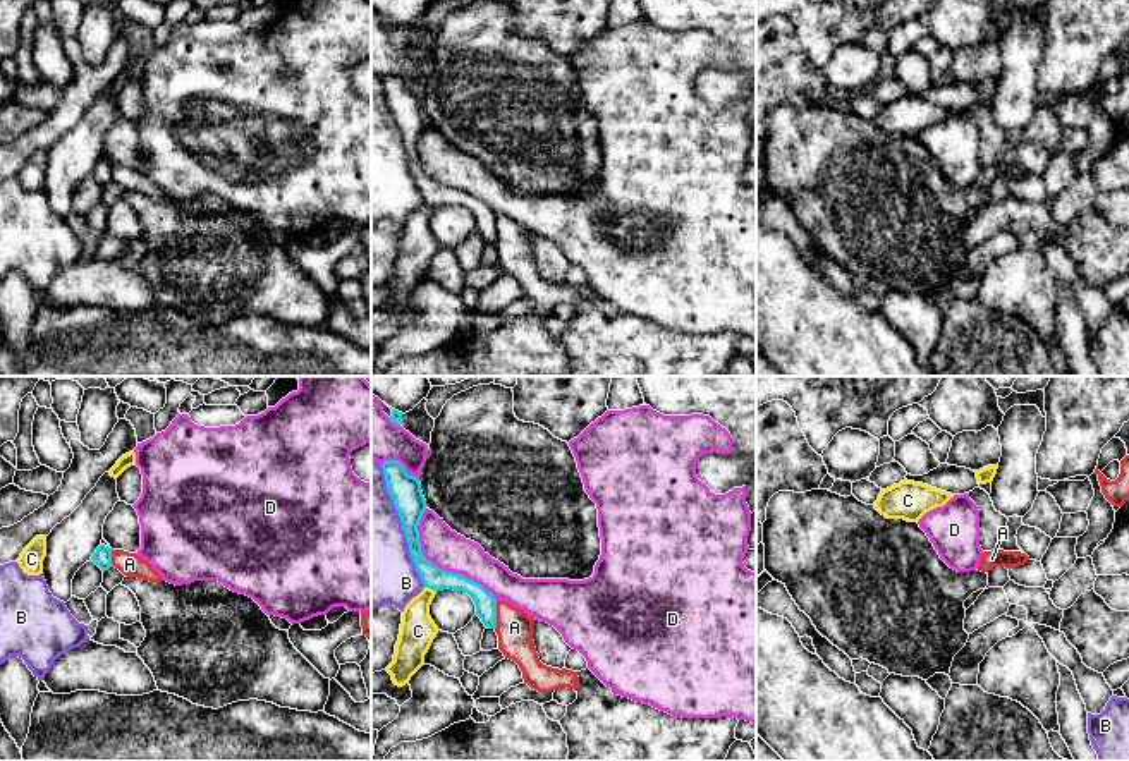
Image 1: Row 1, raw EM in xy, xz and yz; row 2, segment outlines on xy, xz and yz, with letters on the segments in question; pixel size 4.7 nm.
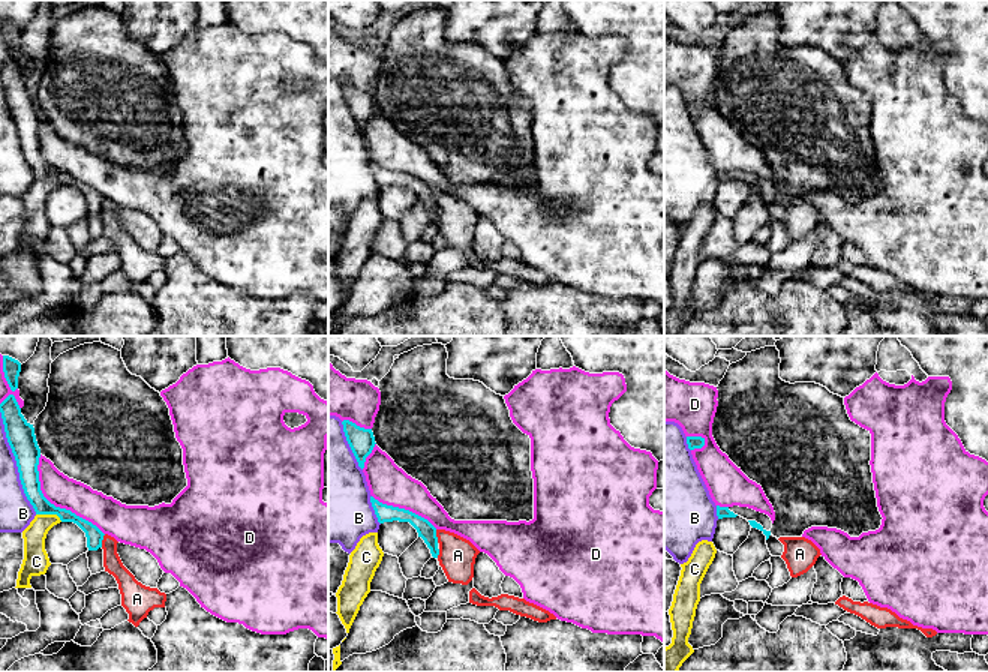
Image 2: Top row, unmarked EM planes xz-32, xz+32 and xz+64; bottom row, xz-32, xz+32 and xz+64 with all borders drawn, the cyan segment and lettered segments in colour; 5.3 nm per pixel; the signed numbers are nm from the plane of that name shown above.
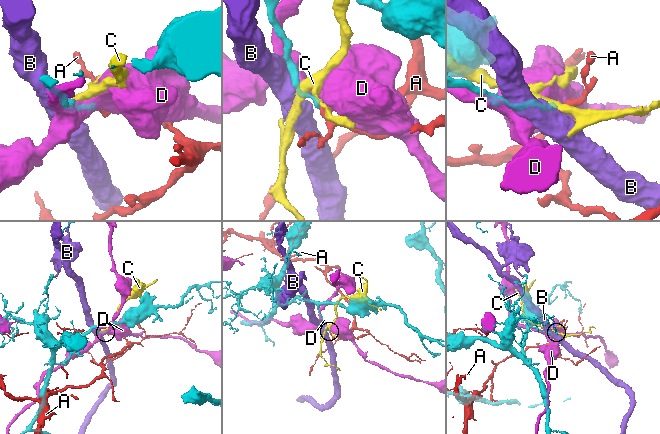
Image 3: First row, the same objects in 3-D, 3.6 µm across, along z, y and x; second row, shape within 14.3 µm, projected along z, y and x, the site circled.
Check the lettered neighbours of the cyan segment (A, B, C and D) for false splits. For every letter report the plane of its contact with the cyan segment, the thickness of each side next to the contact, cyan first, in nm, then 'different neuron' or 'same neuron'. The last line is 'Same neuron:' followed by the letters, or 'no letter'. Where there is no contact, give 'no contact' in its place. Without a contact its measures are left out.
A: xz | 100/180 nm | different neuron
B: xz | 140/380 nm | different neuron
C: xz | 110/160 nm | different neuron
D: xz | 110/180 nm | different neuron
Same neuron: no letter

